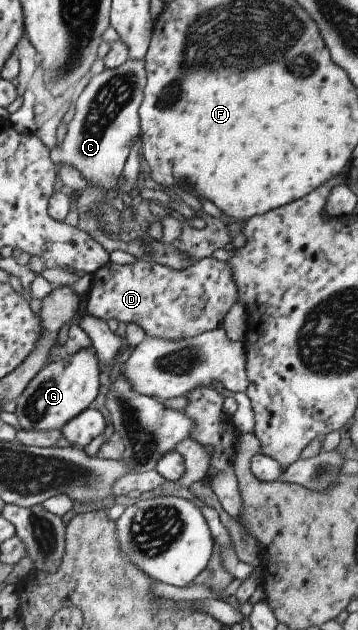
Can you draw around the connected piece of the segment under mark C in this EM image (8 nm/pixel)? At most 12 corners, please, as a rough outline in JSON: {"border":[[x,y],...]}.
{"border":[[144,60],[89,79],[50,161],[104,194],[139,137]]}

